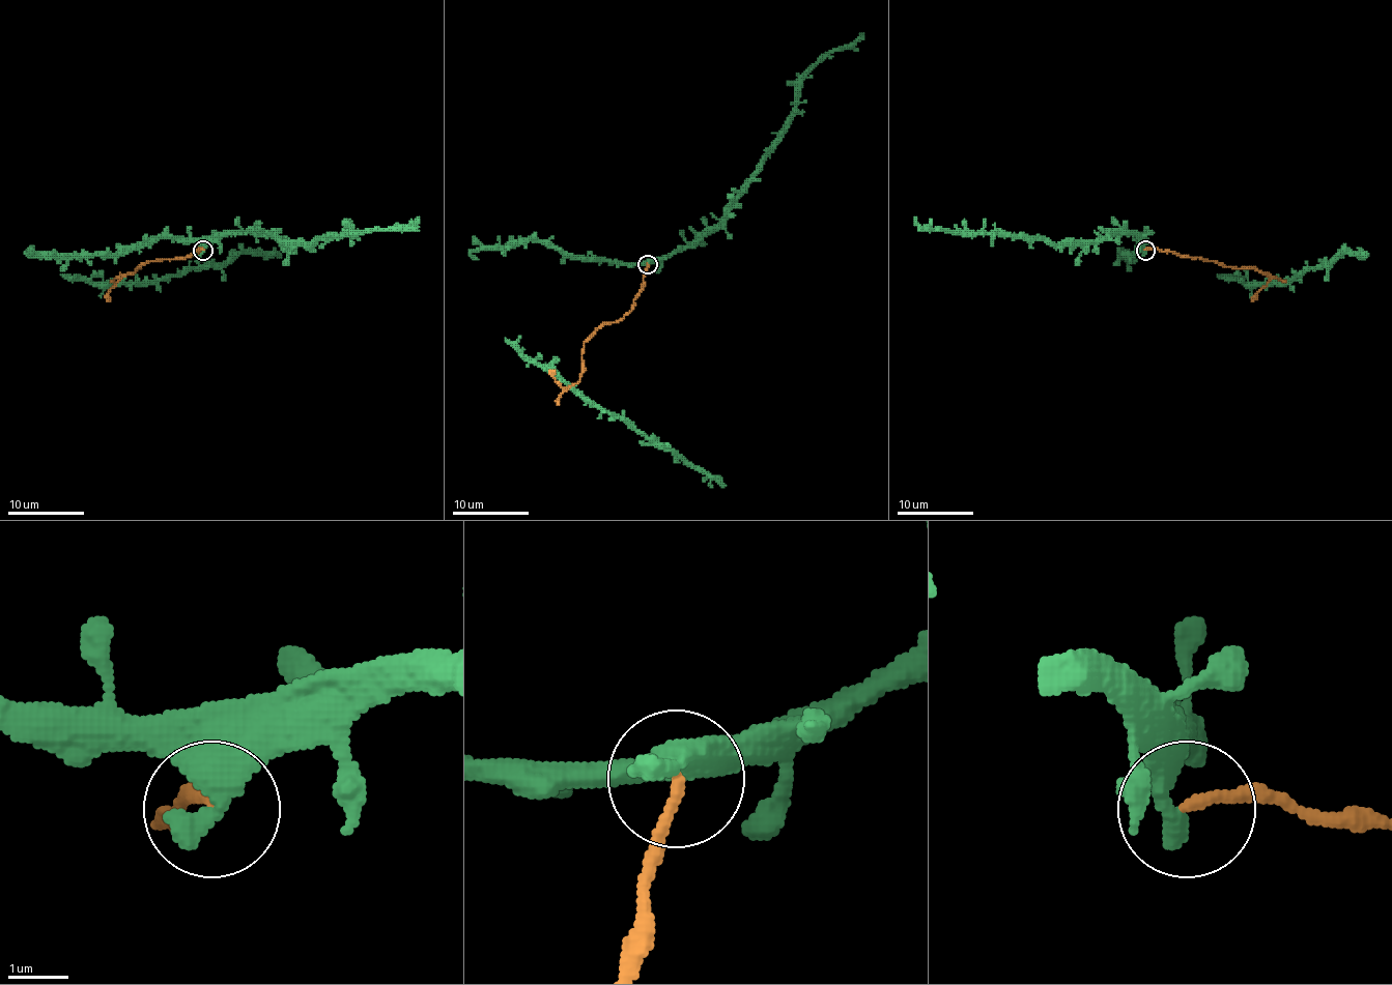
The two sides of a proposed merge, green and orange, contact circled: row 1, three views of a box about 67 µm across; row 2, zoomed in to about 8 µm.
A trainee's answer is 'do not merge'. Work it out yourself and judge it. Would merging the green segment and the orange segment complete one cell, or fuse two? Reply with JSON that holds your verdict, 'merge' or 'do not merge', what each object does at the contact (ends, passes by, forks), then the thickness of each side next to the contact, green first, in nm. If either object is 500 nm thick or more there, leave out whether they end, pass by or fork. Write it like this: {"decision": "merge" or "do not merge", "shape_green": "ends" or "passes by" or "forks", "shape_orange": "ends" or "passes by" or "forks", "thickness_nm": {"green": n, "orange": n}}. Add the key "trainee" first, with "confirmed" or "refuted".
{"trainee": "confirmed", "decision": "do not merge", "thickness_nm": {"green": 550, "orange": 170}}

